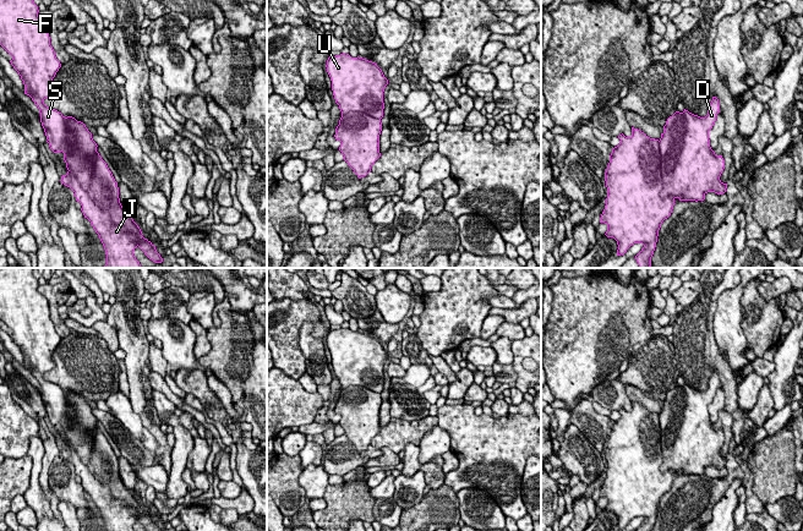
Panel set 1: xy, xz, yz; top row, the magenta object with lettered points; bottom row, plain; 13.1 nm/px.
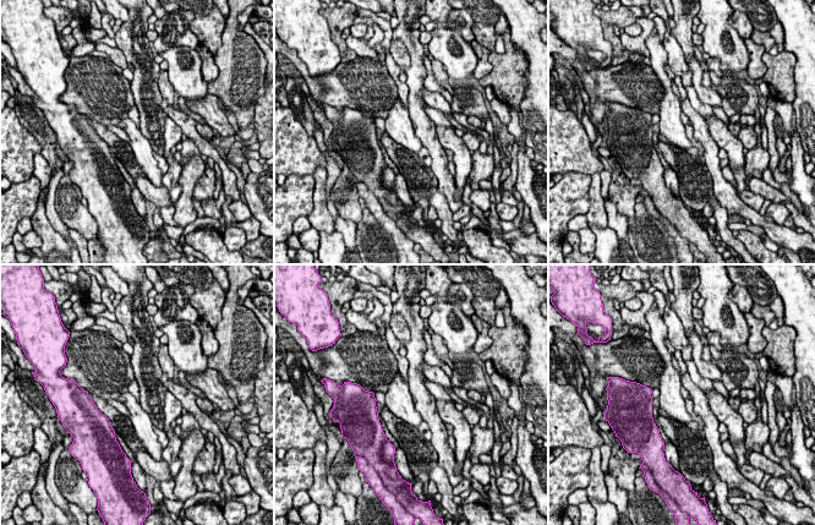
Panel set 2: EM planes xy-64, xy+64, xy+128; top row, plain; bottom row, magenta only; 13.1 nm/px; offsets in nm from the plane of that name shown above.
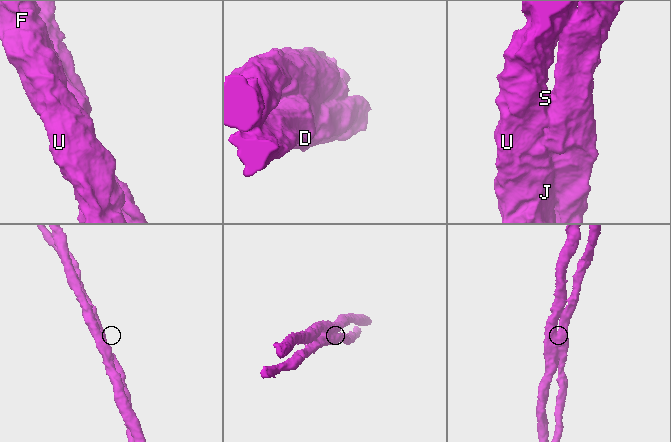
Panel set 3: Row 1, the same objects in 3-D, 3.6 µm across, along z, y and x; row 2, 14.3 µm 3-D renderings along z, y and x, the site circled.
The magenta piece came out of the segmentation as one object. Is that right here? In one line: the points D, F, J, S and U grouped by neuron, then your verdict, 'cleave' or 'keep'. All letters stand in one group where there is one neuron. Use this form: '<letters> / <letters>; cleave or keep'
D / F J S U; cleave

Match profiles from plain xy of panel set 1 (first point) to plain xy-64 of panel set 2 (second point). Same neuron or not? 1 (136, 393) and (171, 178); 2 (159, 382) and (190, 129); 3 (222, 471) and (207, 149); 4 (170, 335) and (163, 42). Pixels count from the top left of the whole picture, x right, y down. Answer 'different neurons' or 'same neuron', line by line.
1: different neurons
2: same neuron
3: same neuron
4: different neurons

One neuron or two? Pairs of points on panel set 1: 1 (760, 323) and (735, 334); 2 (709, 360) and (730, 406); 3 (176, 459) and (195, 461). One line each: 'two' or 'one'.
1: two
2: one
3: two

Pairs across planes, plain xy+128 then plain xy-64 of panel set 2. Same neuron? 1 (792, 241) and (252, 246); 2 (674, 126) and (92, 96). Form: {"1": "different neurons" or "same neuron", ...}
{"1": "same neuron", "2": "different neurons"}

